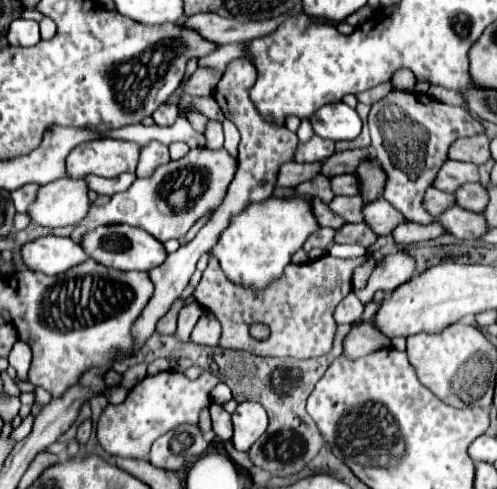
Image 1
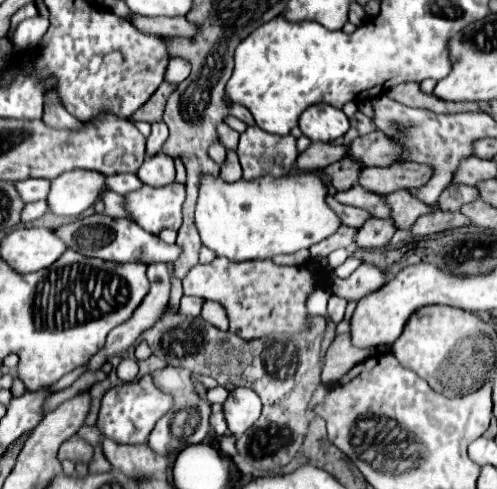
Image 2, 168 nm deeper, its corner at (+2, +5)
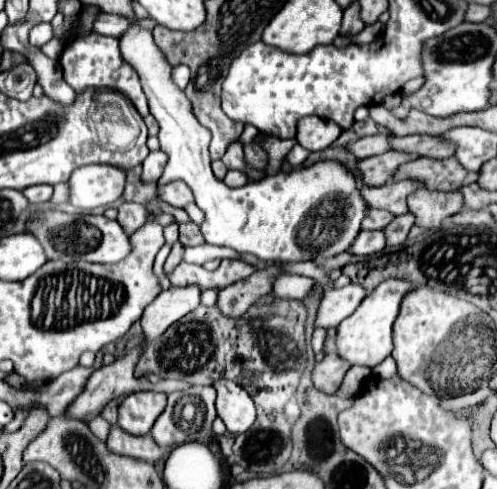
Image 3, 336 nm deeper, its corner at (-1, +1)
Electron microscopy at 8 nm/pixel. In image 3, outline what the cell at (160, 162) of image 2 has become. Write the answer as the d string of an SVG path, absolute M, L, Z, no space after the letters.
M171 182L165 186L157 186L157 194L175 208L185 208L187 204L195 202L191 188L187 188L187 184L183 182Z

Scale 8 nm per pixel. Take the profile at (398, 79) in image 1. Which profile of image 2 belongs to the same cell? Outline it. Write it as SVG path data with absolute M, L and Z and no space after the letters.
M416 82L398 84L396 88L390 88L386 94L390 98L394 98L394 100L400 100L402 104L410 104L410 106L418 106L418 108L426 108L426 110L442 112L442 114L466 112L466 110L476 112L476 110L480 110L478 104L474 104L474 102L446 102L446 100L436 100L436 96L420 92L420 86Z

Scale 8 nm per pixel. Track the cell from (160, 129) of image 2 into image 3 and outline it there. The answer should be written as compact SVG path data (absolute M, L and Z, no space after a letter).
M157 150L157 152L151 152L145 160L143 160L143 174L141 174L141 182L157 182L163 174L163 168L165 168L165 162L167 162L167 156Z

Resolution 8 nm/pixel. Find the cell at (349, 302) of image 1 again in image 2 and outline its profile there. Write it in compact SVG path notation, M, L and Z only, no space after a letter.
M336 294L330 296L328 300L328 316L332 322L340 322L344 318L344 310L346 310L346 300L344 298L338 298Z

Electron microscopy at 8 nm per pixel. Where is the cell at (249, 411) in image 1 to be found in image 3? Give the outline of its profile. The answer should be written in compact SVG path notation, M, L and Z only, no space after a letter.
M219 378L213 382L217 390L217 416L225 422L231 434L243 434L255 422L255 406L249 394L231 380Z

